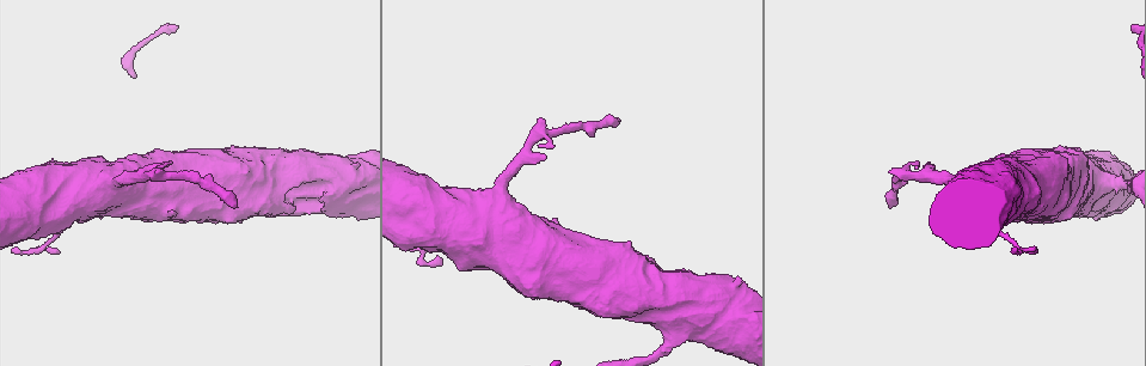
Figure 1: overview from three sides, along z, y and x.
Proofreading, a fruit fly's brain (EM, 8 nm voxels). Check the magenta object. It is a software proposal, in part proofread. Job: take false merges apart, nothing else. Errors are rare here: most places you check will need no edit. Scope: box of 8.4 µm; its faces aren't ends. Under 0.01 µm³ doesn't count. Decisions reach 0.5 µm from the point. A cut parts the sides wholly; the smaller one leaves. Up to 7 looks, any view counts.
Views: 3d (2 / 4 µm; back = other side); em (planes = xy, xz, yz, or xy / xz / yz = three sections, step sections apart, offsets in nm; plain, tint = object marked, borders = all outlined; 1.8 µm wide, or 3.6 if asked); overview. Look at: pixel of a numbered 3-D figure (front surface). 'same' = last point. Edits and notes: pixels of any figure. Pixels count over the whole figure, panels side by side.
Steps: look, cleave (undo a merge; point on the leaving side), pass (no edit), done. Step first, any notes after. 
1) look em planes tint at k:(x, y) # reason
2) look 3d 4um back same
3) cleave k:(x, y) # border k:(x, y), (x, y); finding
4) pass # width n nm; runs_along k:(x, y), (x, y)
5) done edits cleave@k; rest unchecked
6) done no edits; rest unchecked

look em xy step 4 tint at 1:(928, 176) # sudden change in width

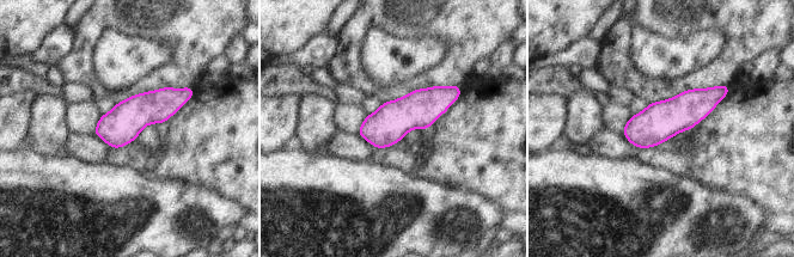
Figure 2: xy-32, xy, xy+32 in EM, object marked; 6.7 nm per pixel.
pass # runs_along 2:(721, 90), (647, 129), (625, 132); all the same cell

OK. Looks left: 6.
look 3d 2um at 1:(41, 247) # abrupt turn

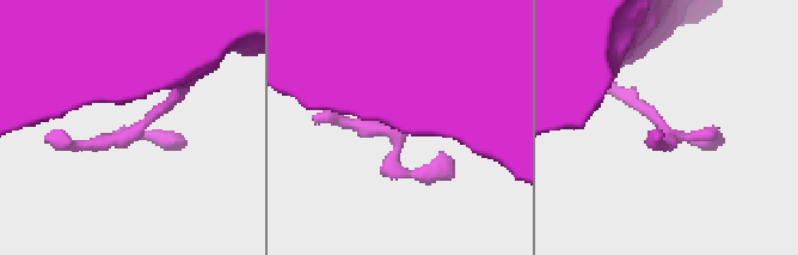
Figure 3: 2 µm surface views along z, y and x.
look em planes tint at 3:(139, 130) # now the EM

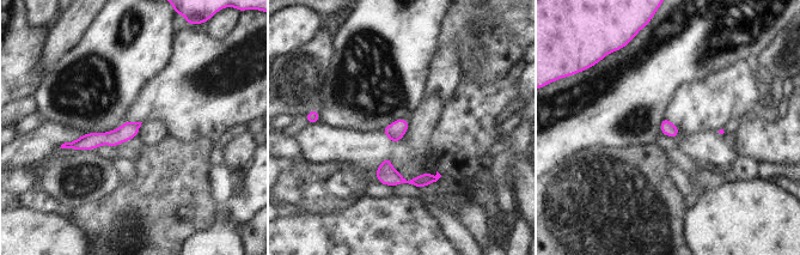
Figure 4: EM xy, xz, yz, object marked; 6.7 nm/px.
pass # width 100 nm; runs_along 4:(136, 125), (114, 138), (67, 145); one cell here

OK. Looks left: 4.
look 3d 4um at 1:(276, 213) # touches itself

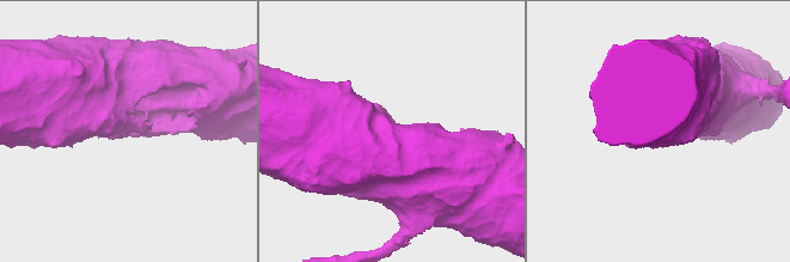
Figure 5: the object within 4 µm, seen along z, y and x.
look em xy step 8 tint at 5:(126, 131) # need the tissue

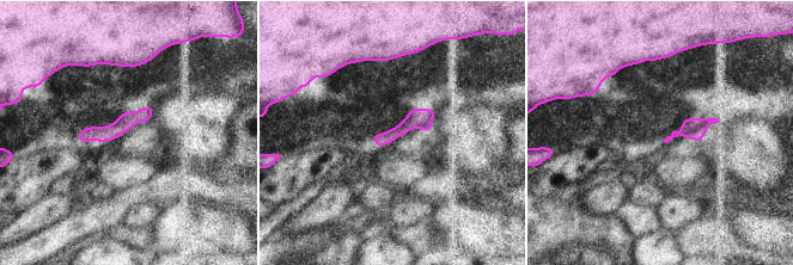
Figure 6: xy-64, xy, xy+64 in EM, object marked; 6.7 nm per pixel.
look em planes tint same

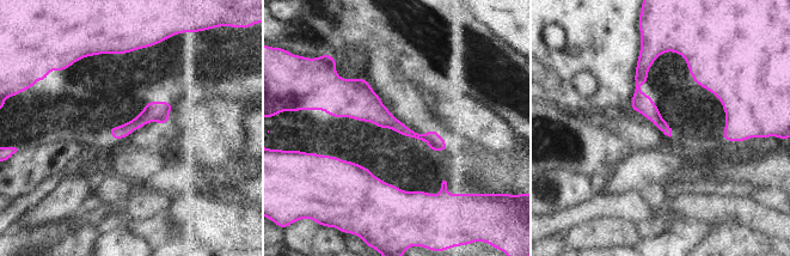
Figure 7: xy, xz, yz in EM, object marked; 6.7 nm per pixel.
pass # runs_along 7:(328, 109), (372, 109), (444, 147); one cell here

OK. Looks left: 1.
done no edits; rest unchecked

